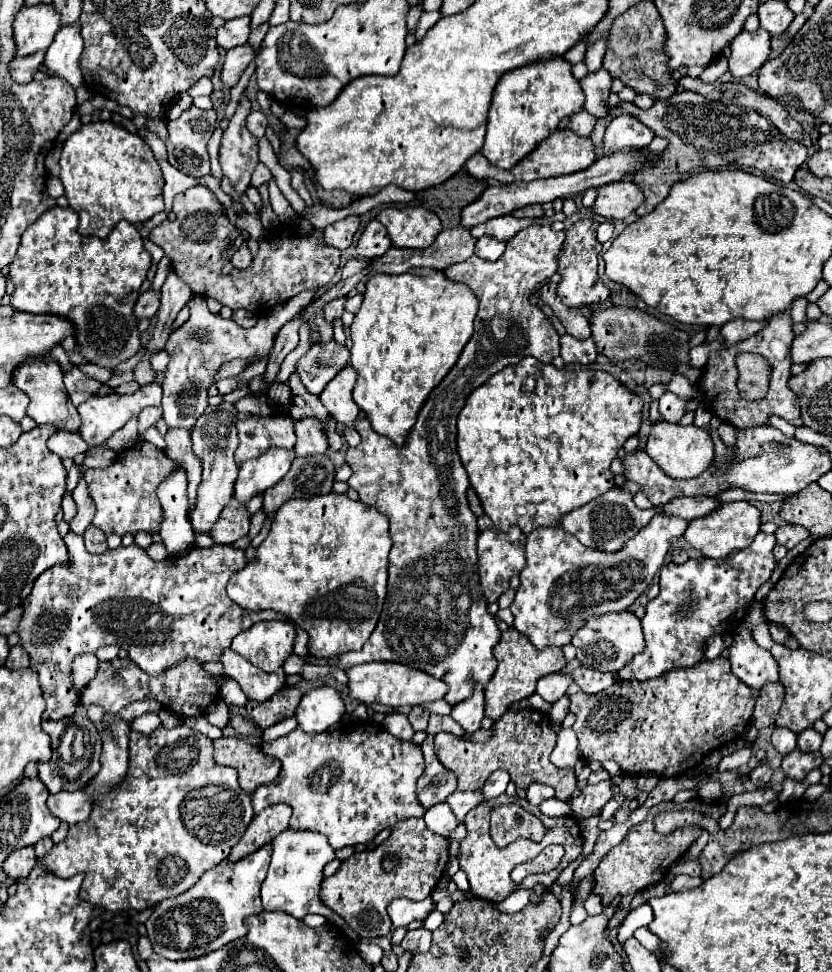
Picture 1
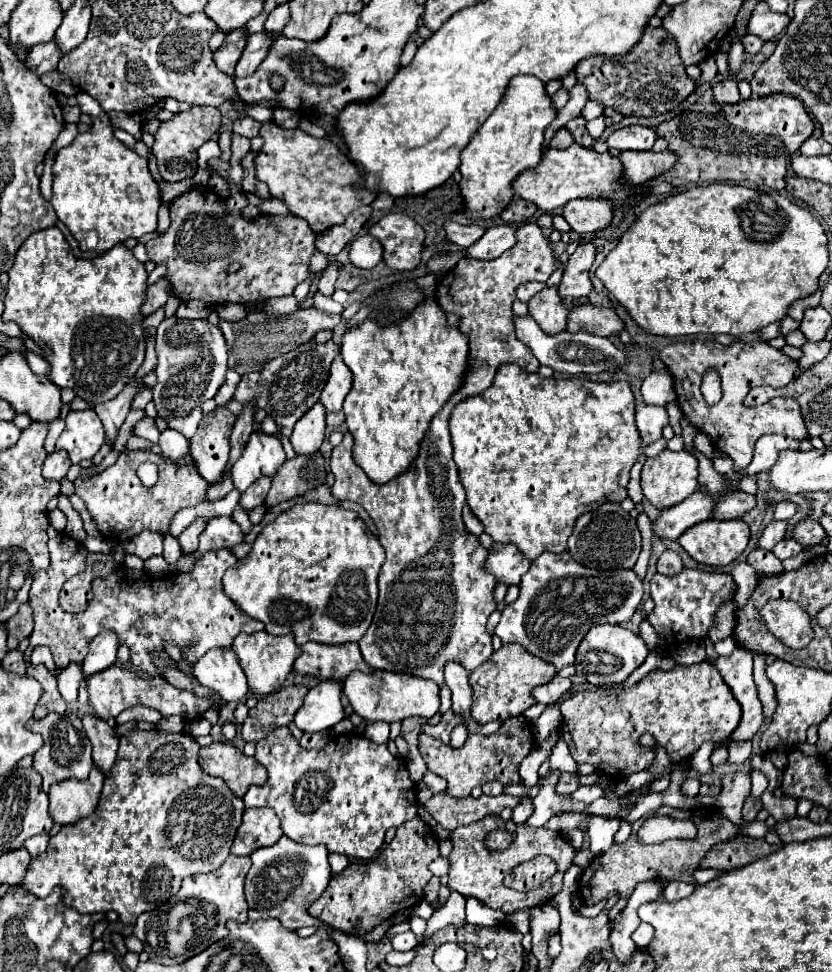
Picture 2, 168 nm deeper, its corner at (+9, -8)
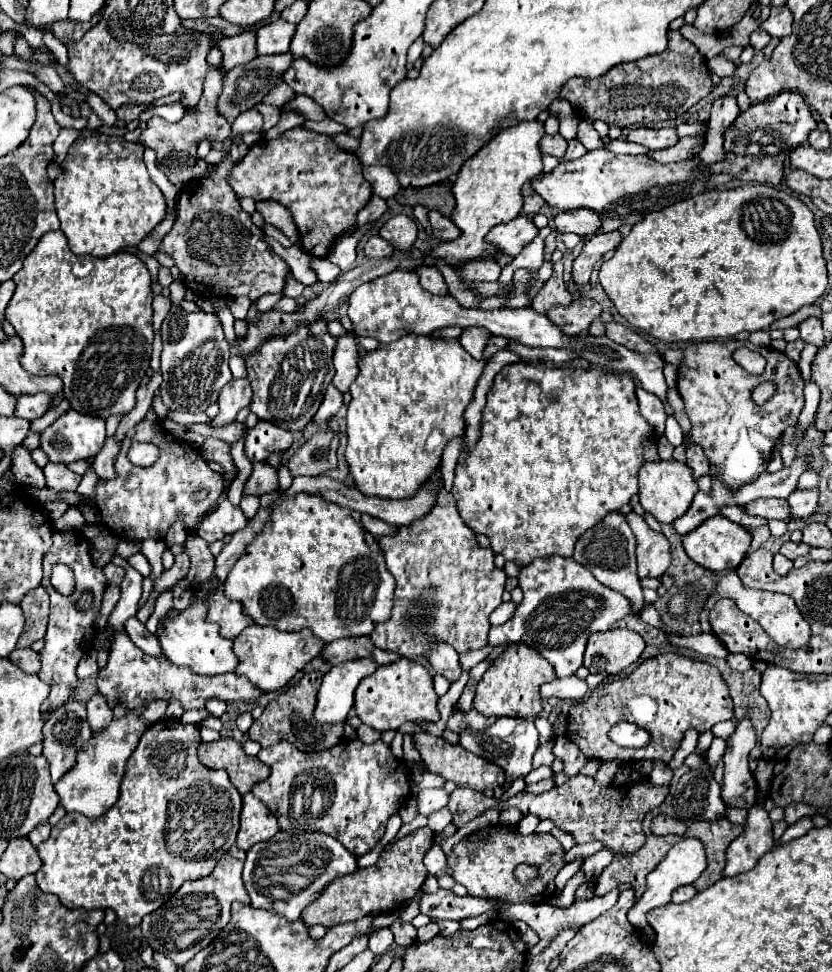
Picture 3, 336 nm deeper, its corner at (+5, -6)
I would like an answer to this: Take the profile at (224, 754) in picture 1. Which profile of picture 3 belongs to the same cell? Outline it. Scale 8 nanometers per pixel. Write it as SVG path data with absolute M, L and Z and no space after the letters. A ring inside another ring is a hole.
M220 738L210 744L200 744L198 758L208 768L224 768L230 774L230 782L244 796L252 790L256 782L262 782L270 776L270 768L258 758L246 756L242 744L234 738Z

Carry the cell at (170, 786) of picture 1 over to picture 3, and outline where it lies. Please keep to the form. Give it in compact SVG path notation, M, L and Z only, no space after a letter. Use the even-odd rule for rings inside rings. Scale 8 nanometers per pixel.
M164 718L146 728L136 752L126 762L118 802L98 818L66 814L46 842L38 846L42 868L36 872L38 888L56 894L66 908L112 908L116 916L138 926L142 918L160 908L186 880L208 876L218 860L234 846L242 796L234 788L226 770L210 770L200 764L196 748L200 746L200 728Z

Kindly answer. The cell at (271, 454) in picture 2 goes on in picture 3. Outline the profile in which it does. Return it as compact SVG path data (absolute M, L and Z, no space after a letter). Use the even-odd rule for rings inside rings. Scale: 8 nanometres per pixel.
M260 420L244 436L244 454L252 464L266 462L270 454L284 452L292 446L292 434L280 426Z

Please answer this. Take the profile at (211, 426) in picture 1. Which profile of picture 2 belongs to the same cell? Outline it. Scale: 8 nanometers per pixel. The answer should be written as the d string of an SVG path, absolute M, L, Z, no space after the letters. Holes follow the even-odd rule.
M218 406L202 416L198 432L190 442L190 452L198 464L198 472L208 484L218 482L224 474L230 452L228 438L234 422L236 416L226 406Z

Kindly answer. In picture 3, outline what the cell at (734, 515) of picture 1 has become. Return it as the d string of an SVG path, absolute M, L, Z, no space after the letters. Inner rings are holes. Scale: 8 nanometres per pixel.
M714 516L712 520L706 520L704 524L700 524L700 528L688 532L682 540L684 540L686 554L696 564L700 564L712 572L724 572L724 570L734 570L740 566L740 562L744 560L744 556L750 548L752 536L744 526L728 520L726 516Z

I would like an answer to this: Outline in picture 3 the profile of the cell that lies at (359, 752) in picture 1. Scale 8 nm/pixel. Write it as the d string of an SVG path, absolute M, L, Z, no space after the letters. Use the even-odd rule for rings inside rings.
M280 740L274 746L262 748L258 752L258 760L270 766L270 776L258 782L252 788L252 794L260 798L278 818L280 828L284 832L320 832L340 840L354 856L368 854L384 836L386 822L392 814L396 814L404 802L410 798L410 768L404 760L398 760L392 754L390 744L378 740L374 744L364 744L362 740L340 742L334 748L322 752L300 752L288 740Z

